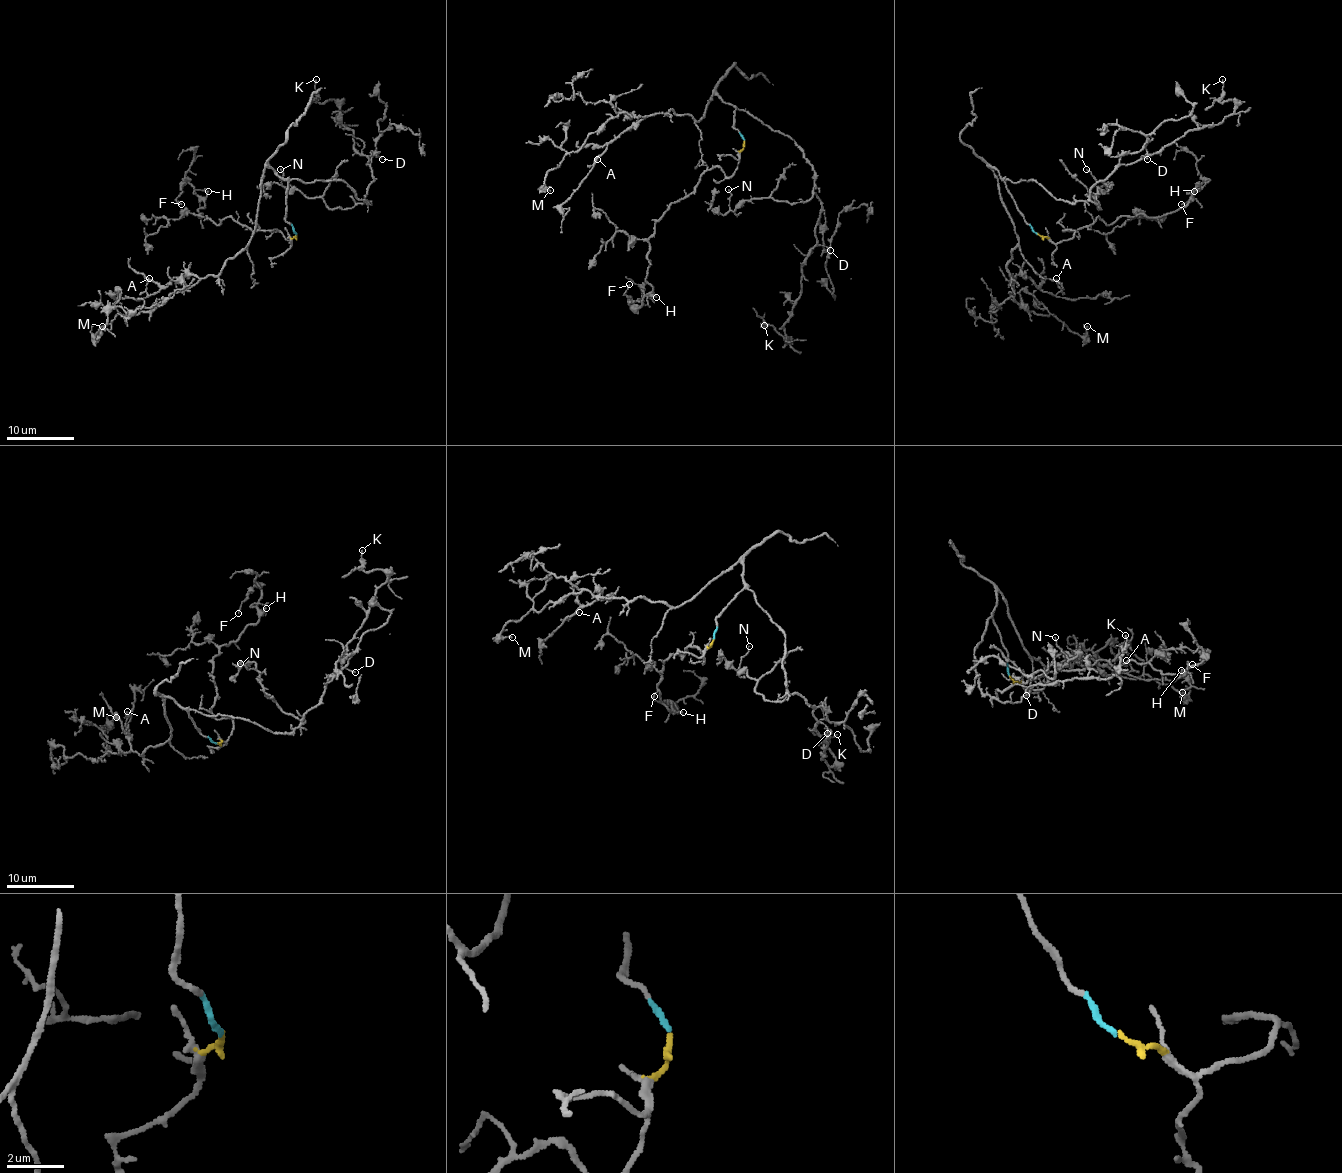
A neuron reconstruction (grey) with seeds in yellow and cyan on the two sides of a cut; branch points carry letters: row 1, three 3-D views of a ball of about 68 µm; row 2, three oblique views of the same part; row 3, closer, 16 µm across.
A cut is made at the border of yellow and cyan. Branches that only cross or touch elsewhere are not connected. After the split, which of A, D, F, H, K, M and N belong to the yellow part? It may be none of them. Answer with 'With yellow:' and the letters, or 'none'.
With yellow: F, H

